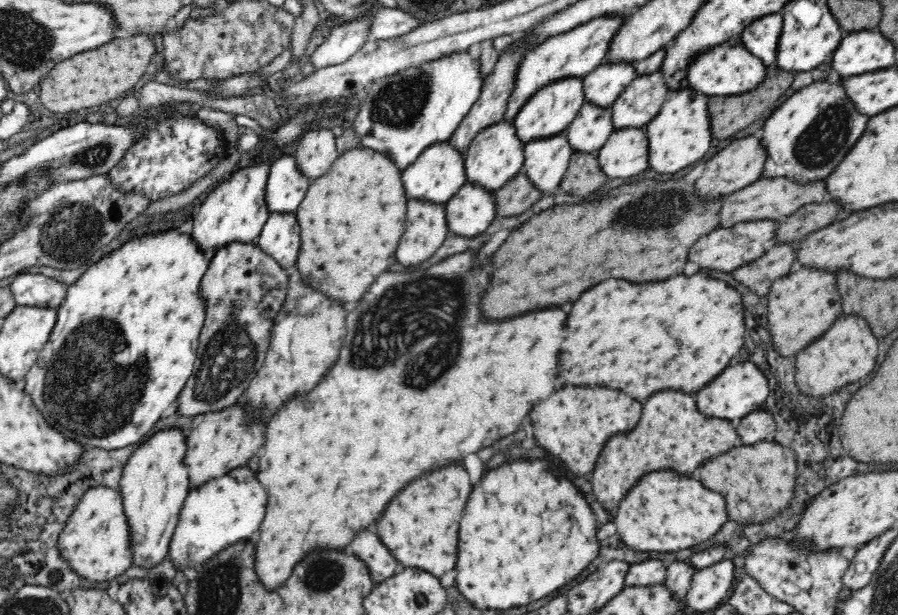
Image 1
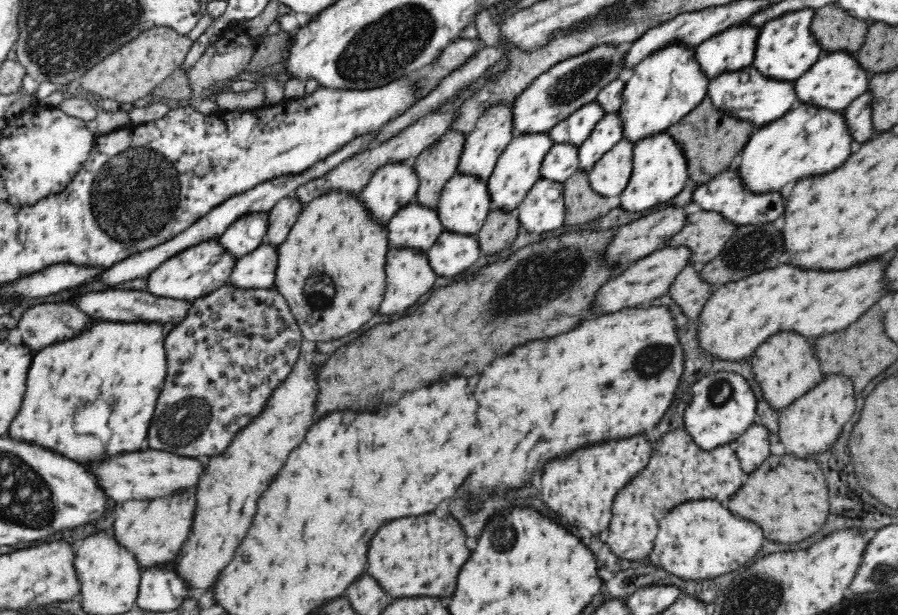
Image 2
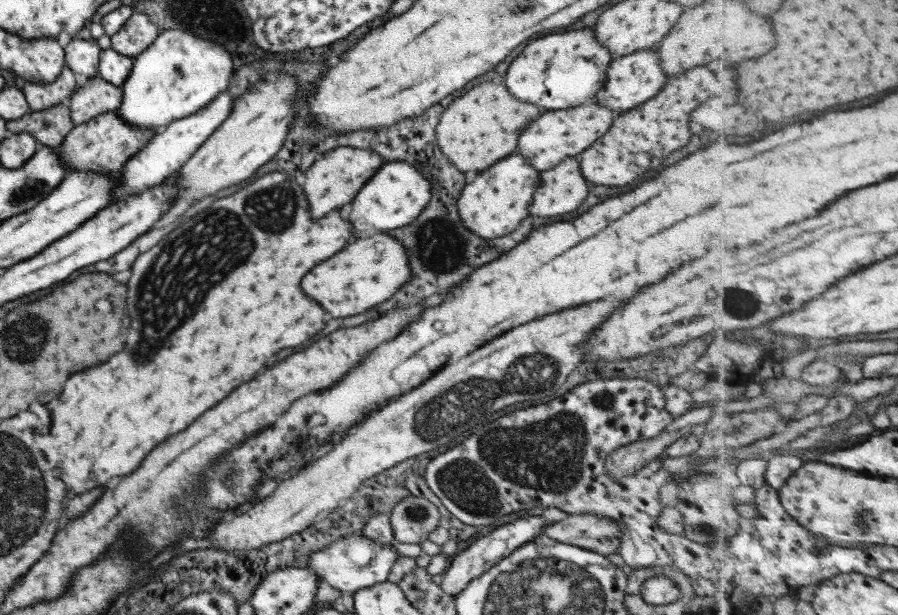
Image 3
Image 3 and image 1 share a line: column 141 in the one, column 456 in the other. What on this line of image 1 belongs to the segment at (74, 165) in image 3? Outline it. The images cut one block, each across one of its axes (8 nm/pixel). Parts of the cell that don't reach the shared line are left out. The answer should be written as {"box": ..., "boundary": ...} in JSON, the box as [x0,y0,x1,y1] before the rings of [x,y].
{"box":[449,31,530,153],"boundary":[[[530,31],[516,34],[512,42],[499,54],[498,62],[492,68],[492,72],[485,78],[480,99],[470,109],[470,112],[464,117],[460,126],[450,138],[449,142],[458,147],[458,150],[466,153],[468,145],[474,141],[478,132],[492,126],[492,124],[496,124],[495,122],[502,120],[504,114],[508,112],[510,98],[514,95],[516,89],[517,75],[524,61],[524,56],[529,52],[530,41],[528,41],[528,36],[530,36]]]}

